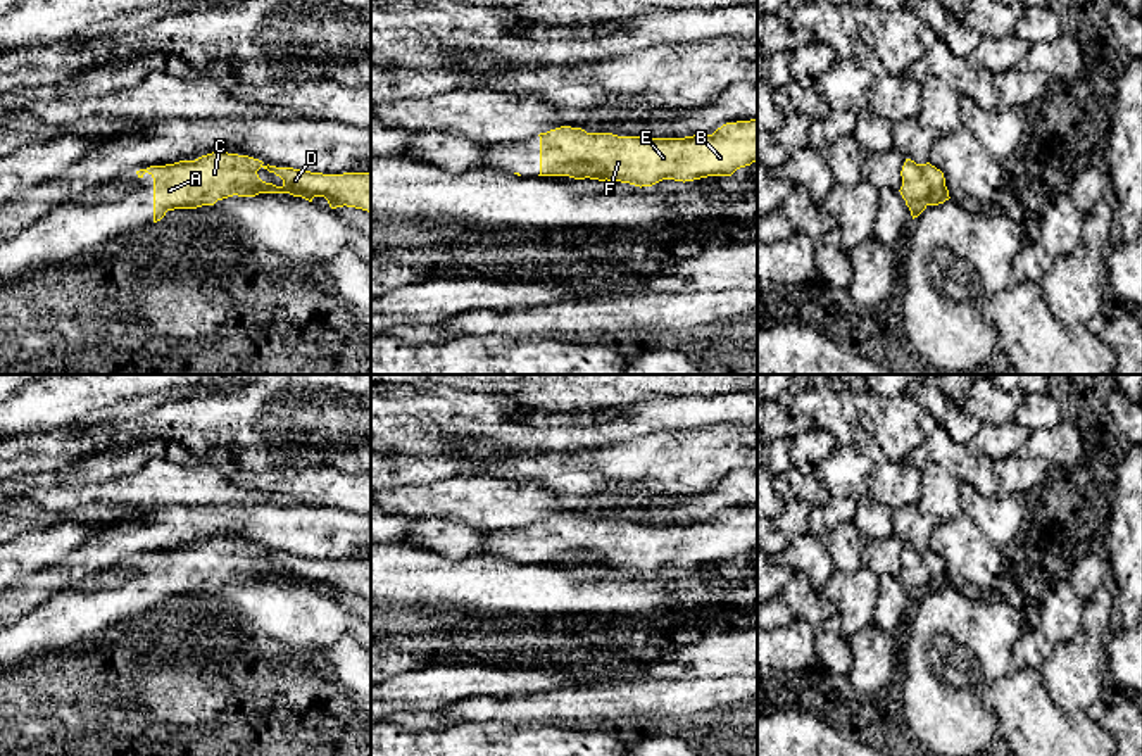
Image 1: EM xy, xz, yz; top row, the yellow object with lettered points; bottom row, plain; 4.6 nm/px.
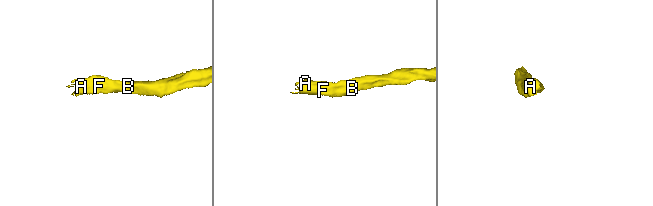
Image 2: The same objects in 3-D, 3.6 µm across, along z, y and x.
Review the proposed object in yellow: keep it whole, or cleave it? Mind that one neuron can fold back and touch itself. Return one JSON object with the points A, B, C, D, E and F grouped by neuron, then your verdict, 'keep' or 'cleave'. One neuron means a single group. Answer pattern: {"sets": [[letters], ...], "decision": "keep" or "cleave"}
{"sets": [["A", "B", "C", "D", "E", "F"]], "decision": "keep"}

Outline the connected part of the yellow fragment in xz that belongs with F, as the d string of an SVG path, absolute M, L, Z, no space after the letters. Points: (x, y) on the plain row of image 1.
M757 506L726 509L712 521L618 523L561 513L540 520L540 561L652 573L662 566L731 563L757 547Z

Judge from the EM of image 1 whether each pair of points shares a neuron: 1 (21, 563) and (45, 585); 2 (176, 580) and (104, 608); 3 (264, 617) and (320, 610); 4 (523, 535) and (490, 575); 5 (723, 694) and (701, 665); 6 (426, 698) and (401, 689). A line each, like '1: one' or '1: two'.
1: two
2: one
3: one
4: two
5: two
6: one

